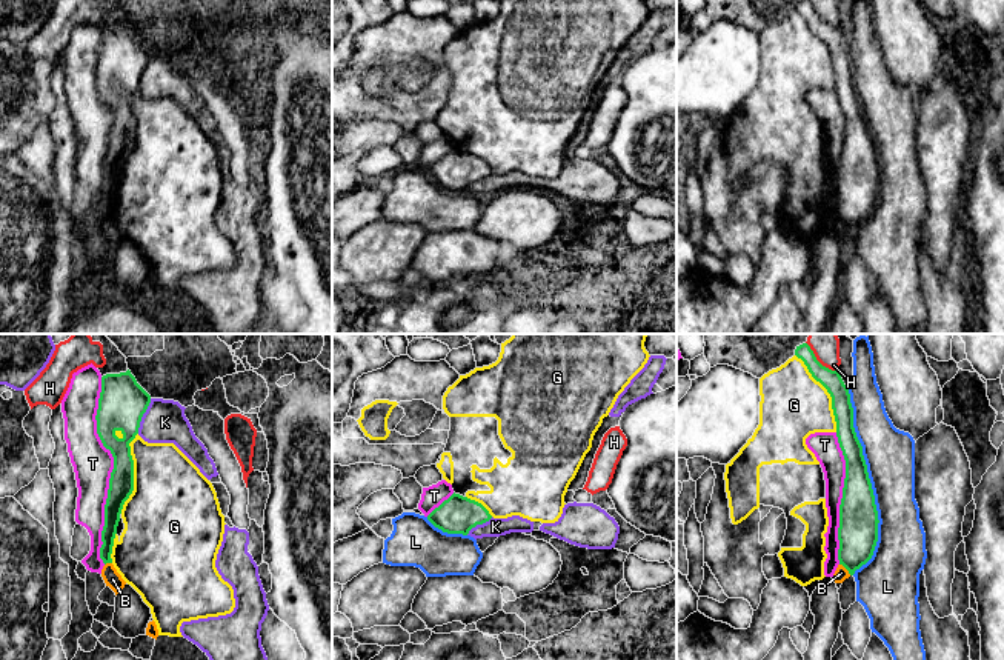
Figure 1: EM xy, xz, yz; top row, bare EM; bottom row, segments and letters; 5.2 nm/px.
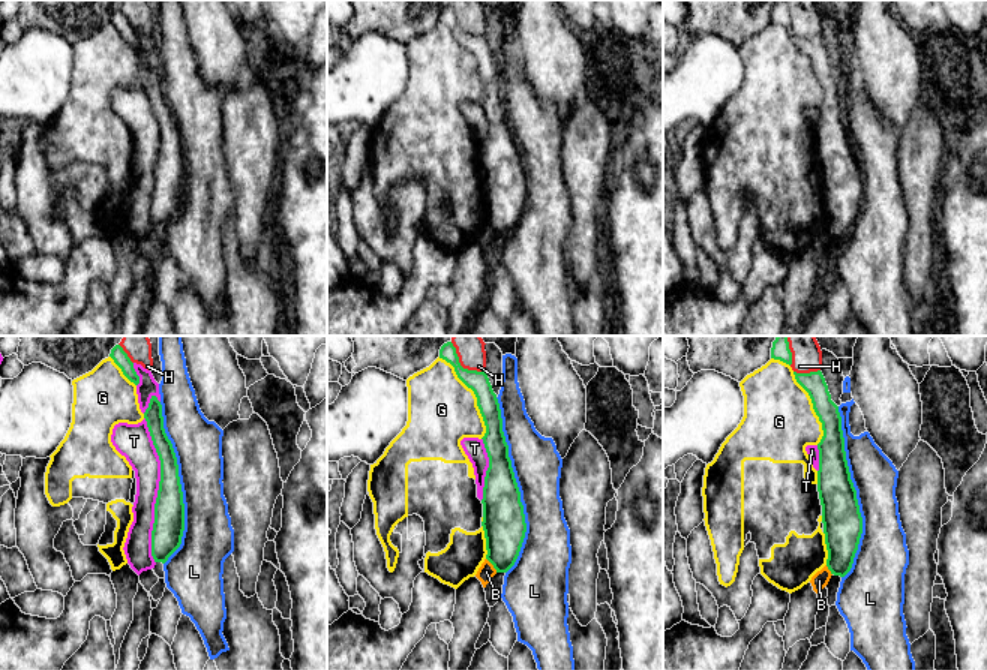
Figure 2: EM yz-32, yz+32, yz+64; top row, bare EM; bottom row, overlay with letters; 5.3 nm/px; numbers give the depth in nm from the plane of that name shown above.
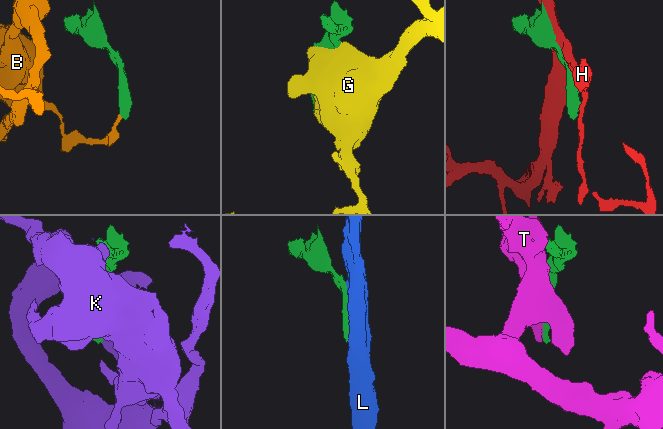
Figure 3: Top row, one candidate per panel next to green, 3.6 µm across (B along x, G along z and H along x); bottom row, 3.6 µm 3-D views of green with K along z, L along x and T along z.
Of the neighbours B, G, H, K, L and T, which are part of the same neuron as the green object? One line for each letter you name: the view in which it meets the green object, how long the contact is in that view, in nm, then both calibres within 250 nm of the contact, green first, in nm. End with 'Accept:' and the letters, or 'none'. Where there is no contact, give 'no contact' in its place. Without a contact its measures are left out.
Accept: none

